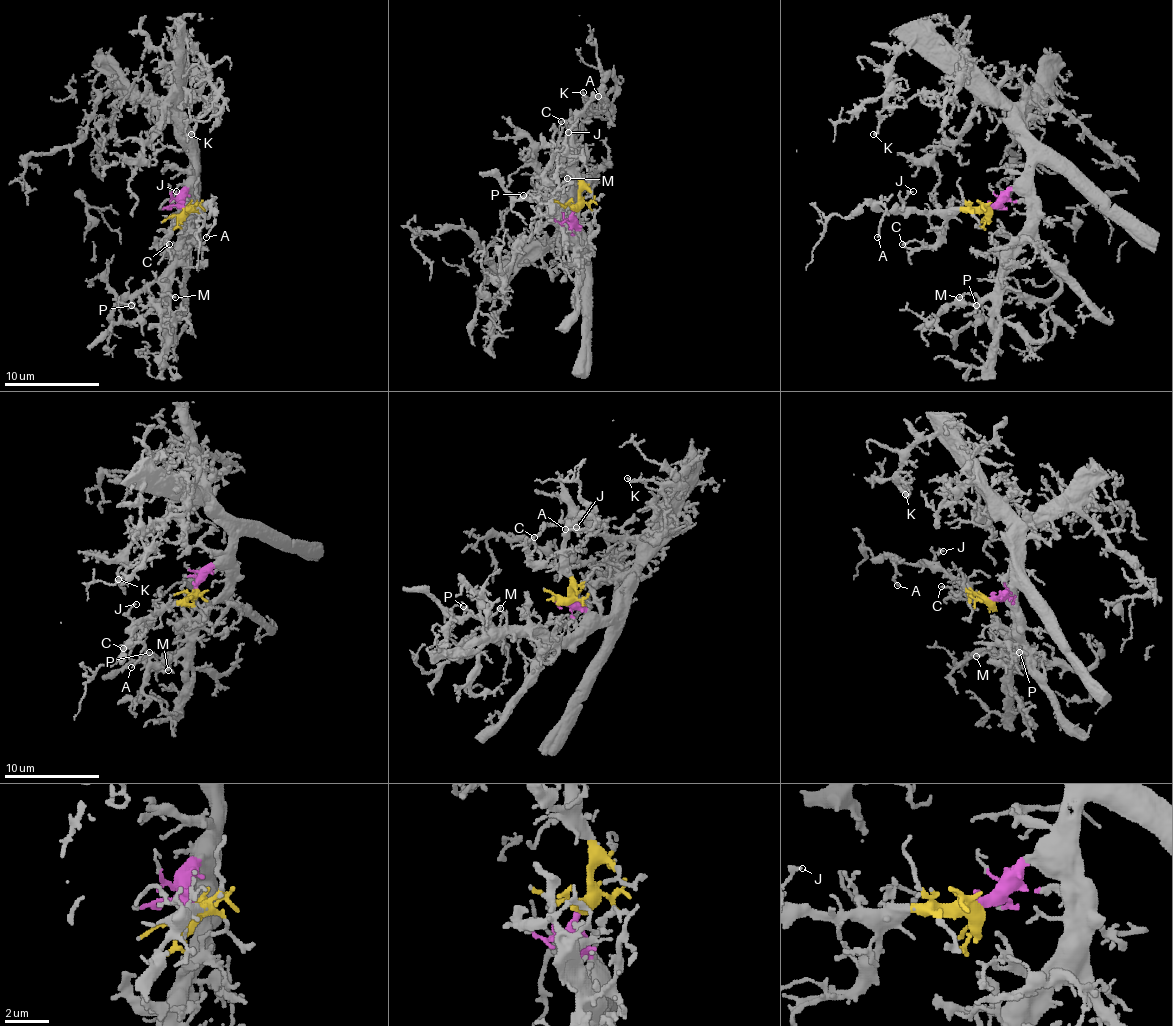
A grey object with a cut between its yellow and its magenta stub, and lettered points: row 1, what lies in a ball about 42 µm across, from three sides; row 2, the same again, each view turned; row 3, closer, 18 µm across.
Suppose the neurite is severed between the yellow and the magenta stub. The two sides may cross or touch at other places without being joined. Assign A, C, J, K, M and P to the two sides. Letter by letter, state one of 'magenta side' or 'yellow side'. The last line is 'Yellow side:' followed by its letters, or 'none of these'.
A: yellow side
C: yellow side
J: yellow side
K: magenta side
M: magenta side
P: magenta side
Yellow side: A, C, J

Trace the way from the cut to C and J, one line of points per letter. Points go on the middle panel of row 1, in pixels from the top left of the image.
C: (576, 208), (578, 177), (557, 151), (562, 120)
J: (576, 208), (578, 170), (574, 158), (574, 127), (567, 123), (569, 132)

